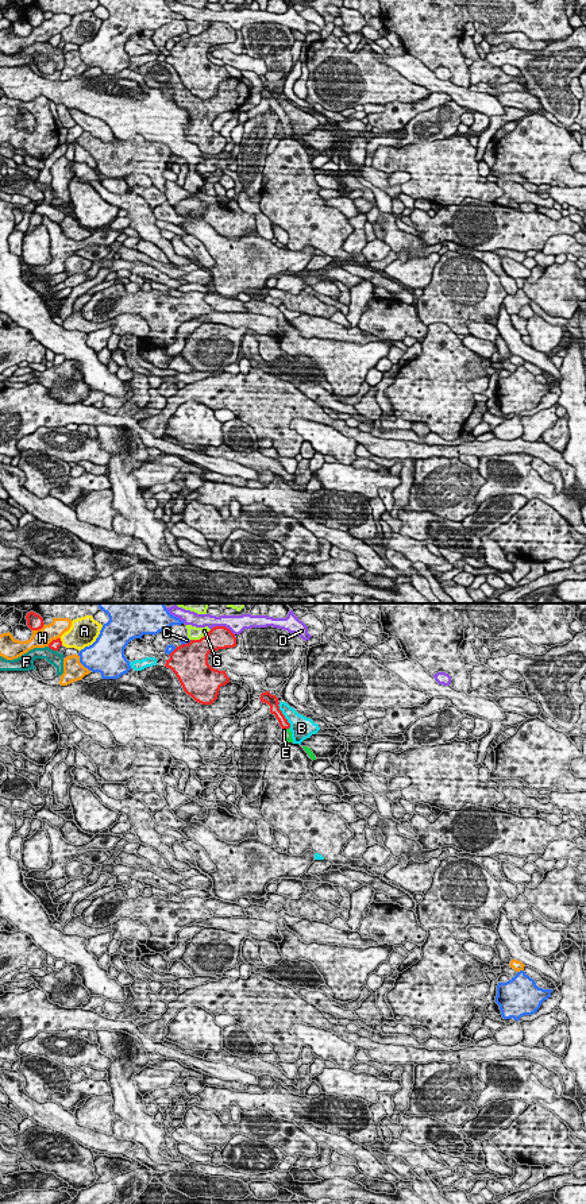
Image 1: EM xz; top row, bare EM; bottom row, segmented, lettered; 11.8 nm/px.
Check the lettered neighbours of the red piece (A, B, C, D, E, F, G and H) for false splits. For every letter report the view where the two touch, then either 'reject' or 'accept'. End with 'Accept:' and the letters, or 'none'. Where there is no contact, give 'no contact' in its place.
A: contact in xz; reject
B: contact in xz; reject
C: contact in xz; reject
D: contact in xz; reject
E: contact in xz; accept
F: contact in xz; reject
G: contact in xz; reject
H: contact in xz; reject
Accept: E

